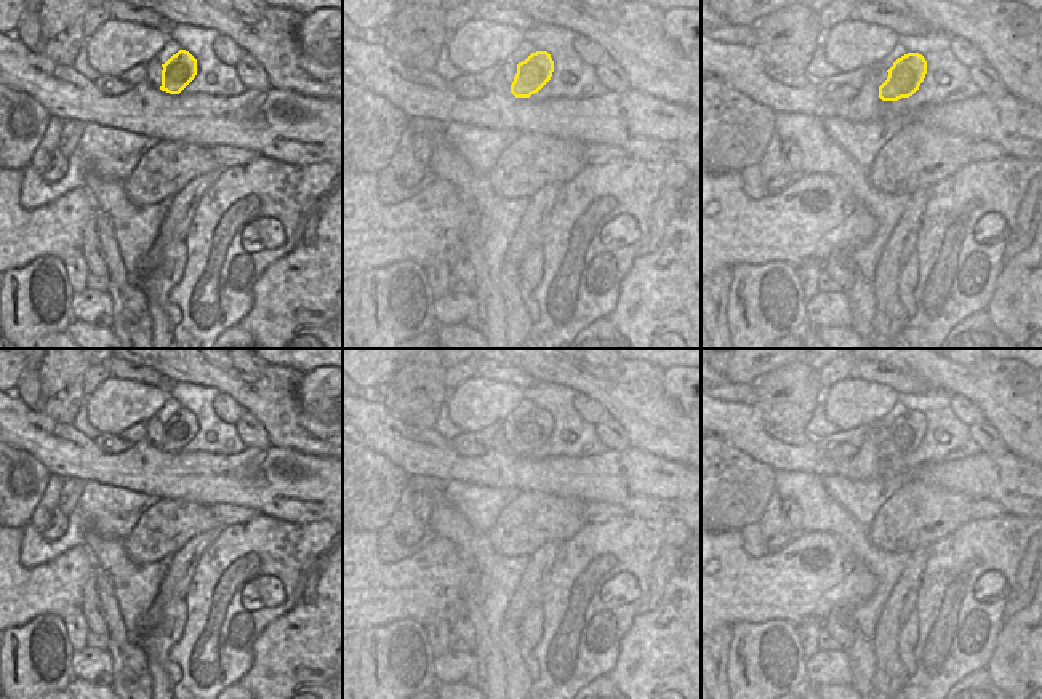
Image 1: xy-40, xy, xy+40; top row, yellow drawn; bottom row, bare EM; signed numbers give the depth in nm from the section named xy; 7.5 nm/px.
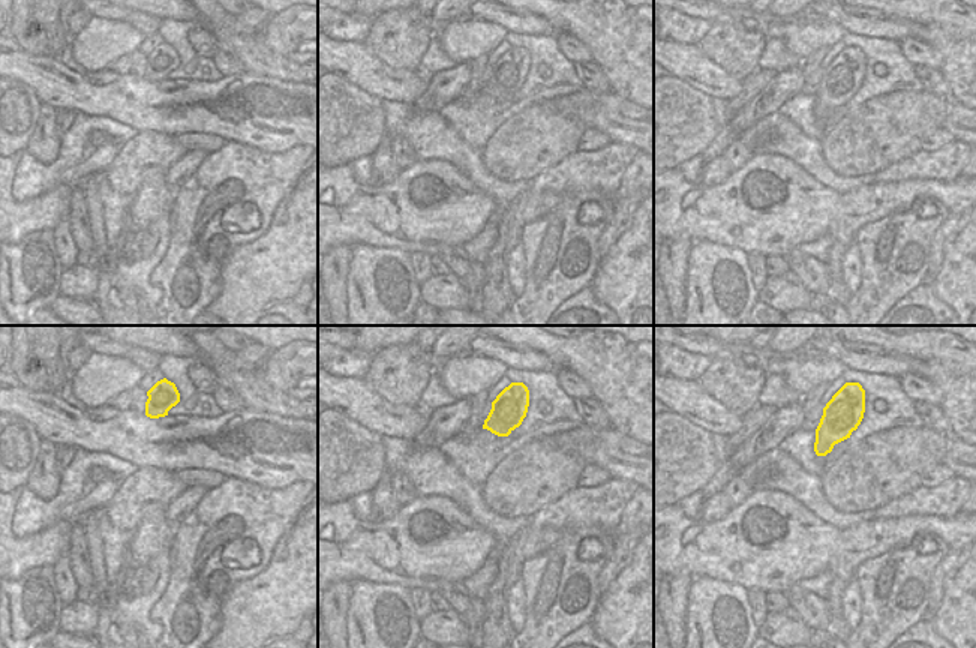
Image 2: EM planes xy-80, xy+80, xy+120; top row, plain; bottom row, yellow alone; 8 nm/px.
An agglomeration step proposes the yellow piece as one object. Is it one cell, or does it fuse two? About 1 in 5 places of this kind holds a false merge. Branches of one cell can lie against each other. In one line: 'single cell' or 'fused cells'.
single cell

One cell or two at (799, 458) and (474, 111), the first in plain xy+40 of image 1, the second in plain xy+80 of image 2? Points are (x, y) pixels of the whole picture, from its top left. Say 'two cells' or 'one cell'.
two cells

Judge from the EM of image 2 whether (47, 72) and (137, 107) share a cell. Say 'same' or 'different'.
same

